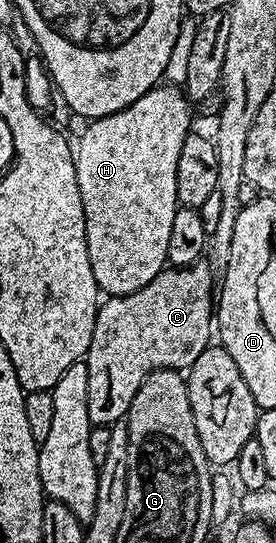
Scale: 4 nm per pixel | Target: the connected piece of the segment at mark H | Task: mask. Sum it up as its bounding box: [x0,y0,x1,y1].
[73,85,193,297]

